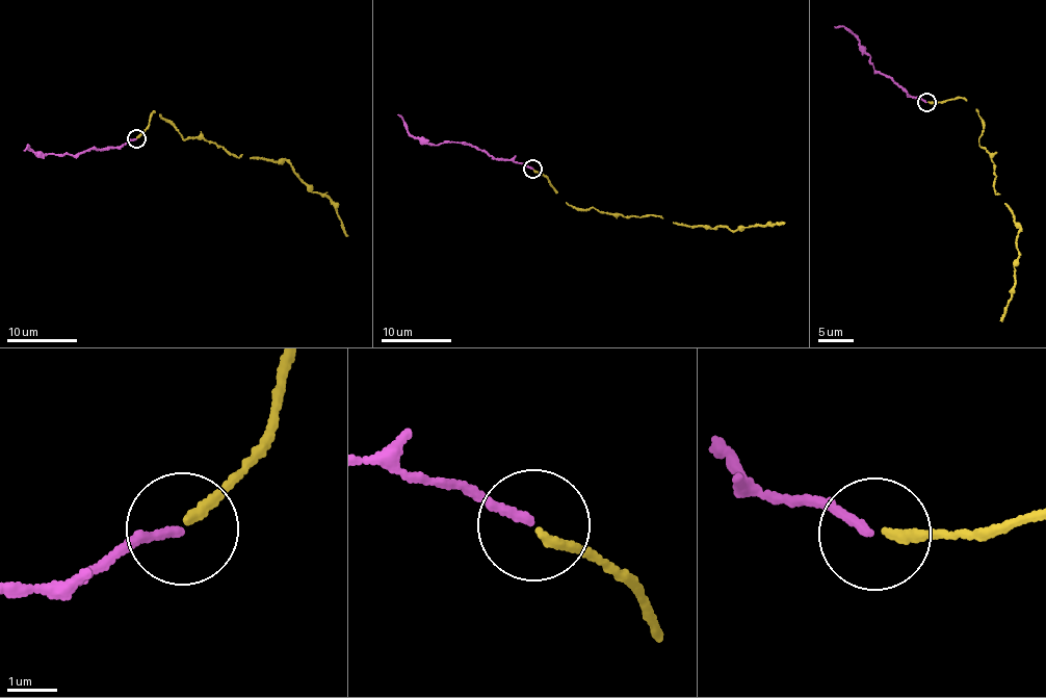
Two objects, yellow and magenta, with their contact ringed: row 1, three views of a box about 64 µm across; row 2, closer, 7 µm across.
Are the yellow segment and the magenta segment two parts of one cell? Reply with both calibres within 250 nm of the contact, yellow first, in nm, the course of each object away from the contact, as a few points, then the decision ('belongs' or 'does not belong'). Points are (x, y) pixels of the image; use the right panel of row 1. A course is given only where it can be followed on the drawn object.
190 nm thick on the yellow side, 150 nm on the other; yellow runs (926, 101), (958, 98), (976, 109), (995, 194), (1019, 226), (1016, 281), (1000, 321); magenta runs (926, 103), (908, 94), (890, 77), (875, 70), (869, 61), (869, 54), (843, 26), (835, 28); belongs

